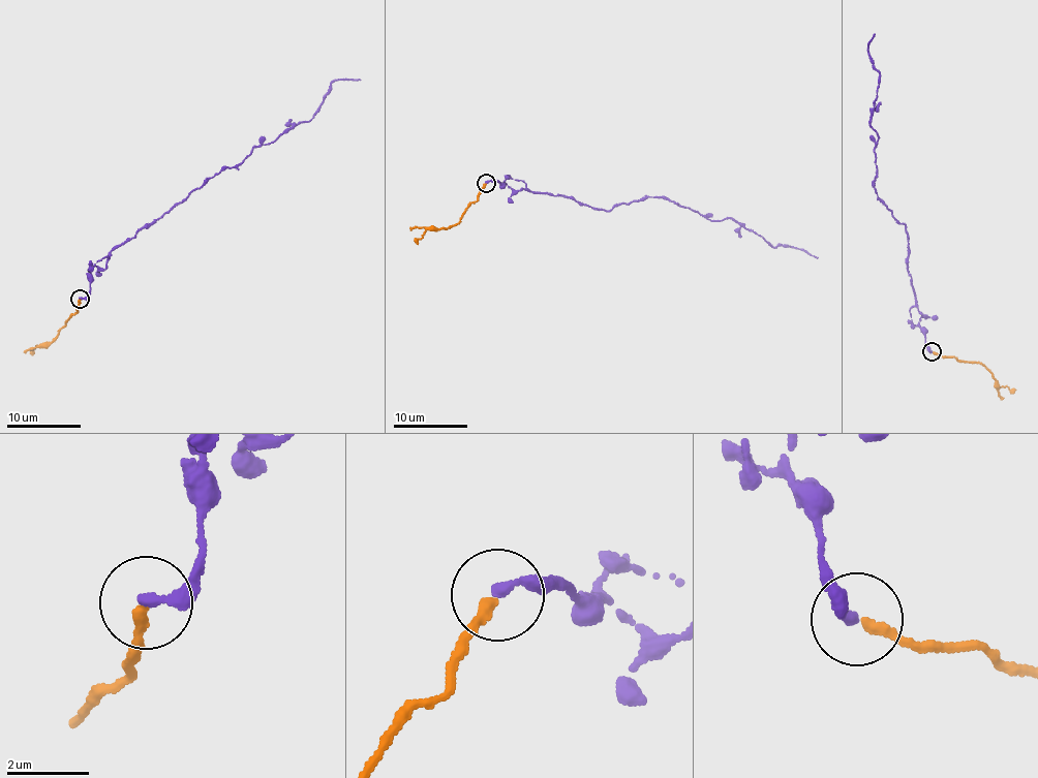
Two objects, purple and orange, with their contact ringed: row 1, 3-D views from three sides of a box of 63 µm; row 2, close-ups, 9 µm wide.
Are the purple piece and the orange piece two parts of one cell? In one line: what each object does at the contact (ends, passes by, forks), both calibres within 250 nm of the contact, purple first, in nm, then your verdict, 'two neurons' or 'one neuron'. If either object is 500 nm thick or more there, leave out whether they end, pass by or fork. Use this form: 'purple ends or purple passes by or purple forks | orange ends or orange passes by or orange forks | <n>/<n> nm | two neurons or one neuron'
purple ends | orange ends | 240/240 nm | one neuron

